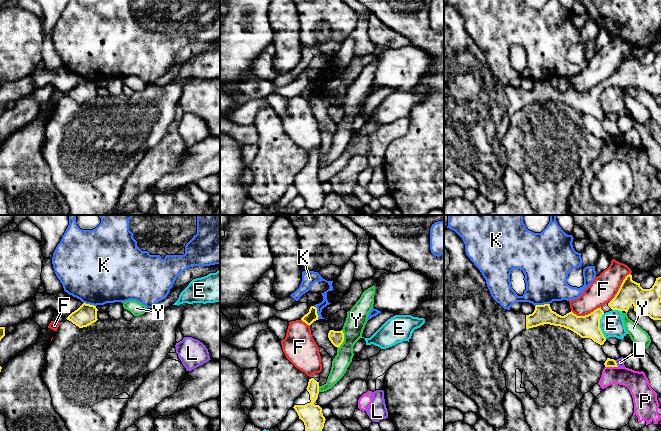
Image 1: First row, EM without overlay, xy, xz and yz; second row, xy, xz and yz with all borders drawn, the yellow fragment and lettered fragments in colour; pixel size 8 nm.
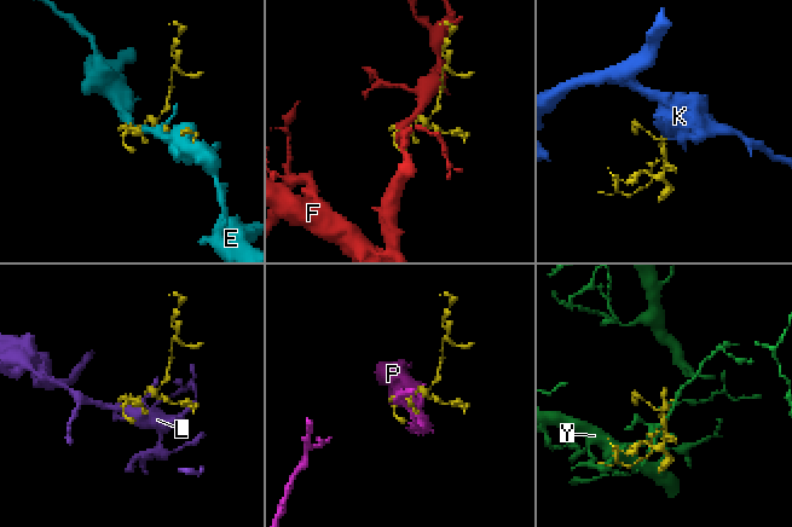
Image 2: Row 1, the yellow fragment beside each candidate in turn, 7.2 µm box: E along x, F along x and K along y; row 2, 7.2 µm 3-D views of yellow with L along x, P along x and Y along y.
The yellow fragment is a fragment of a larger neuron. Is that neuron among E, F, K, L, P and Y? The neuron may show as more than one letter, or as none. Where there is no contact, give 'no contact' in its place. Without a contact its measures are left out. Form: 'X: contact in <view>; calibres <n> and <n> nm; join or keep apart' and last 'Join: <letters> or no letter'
E: contact in yz; calibres 190 and 190 nm; keep apart
F: contact in yz; calibres 200 and 220 nm; keep apart
K: contact in xz; calibres 90 and 90 nm; keep apart
L: contact in yz; calibres 70 and 60 nm; keep apart
P: contact in yz; calibres 70 and 170 nm; keep apart
Y: contact in xz; calibres 110 and 160 nm; keep apart
Join: no letter

